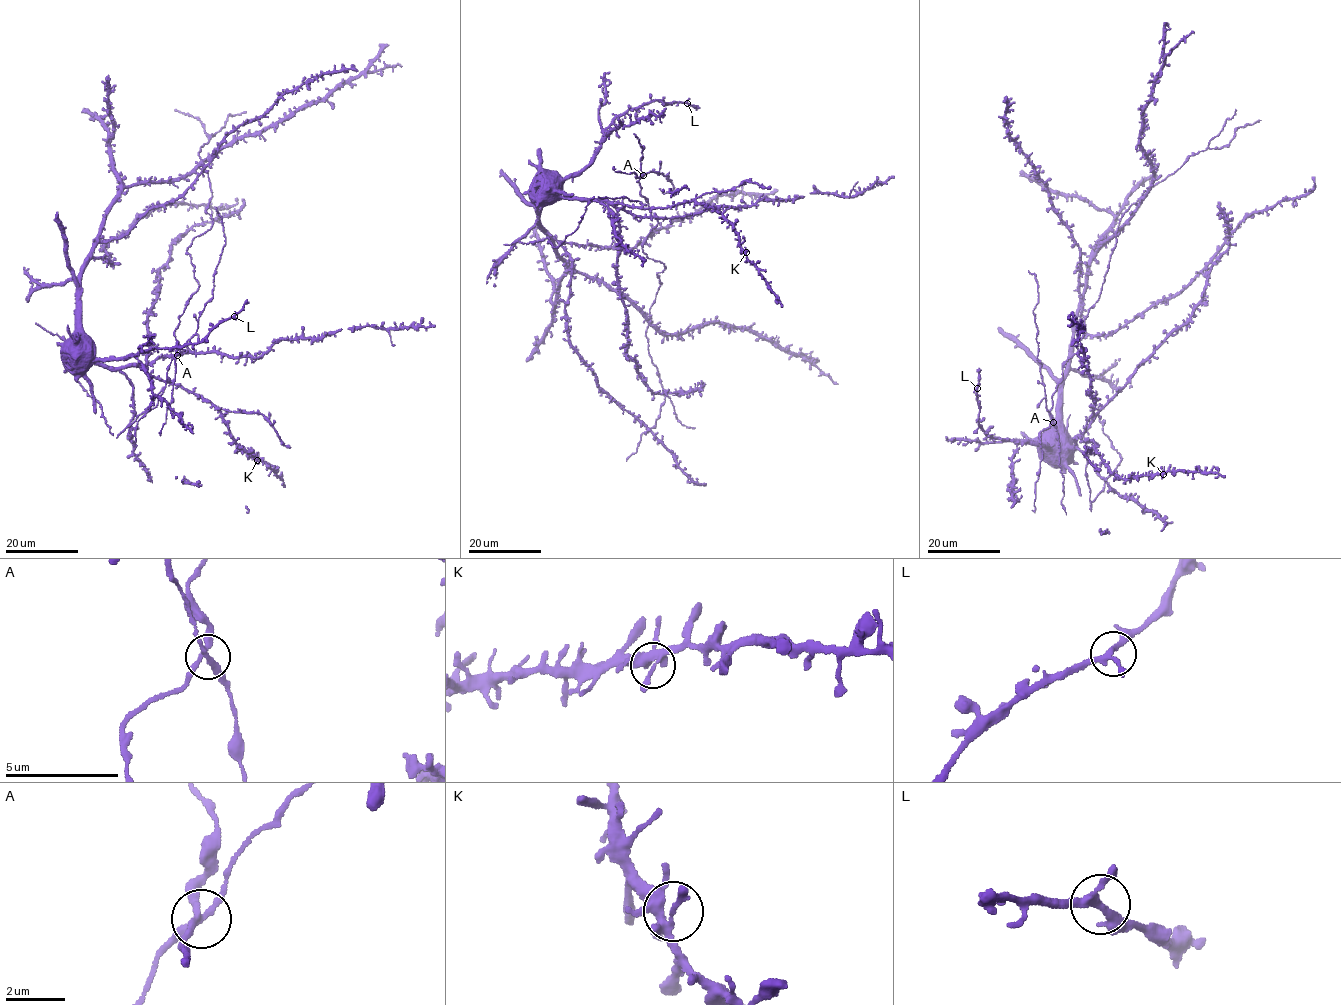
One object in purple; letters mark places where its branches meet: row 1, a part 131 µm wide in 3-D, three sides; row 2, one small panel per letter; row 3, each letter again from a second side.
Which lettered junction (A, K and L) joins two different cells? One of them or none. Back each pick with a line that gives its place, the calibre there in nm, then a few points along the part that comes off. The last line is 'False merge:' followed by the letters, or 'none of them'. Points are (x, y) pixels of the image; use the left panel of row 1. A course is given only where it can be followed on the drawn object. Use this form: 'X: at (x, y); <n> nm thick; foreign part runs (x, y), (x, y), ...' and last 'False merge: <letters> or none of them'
False merge: none of them

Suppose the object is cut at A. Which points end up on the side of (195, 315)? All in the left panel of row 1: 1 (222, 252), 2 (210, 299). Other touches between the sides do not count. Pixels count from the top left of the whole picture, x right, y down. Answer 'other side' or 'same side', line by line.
1: same side
2: same side

